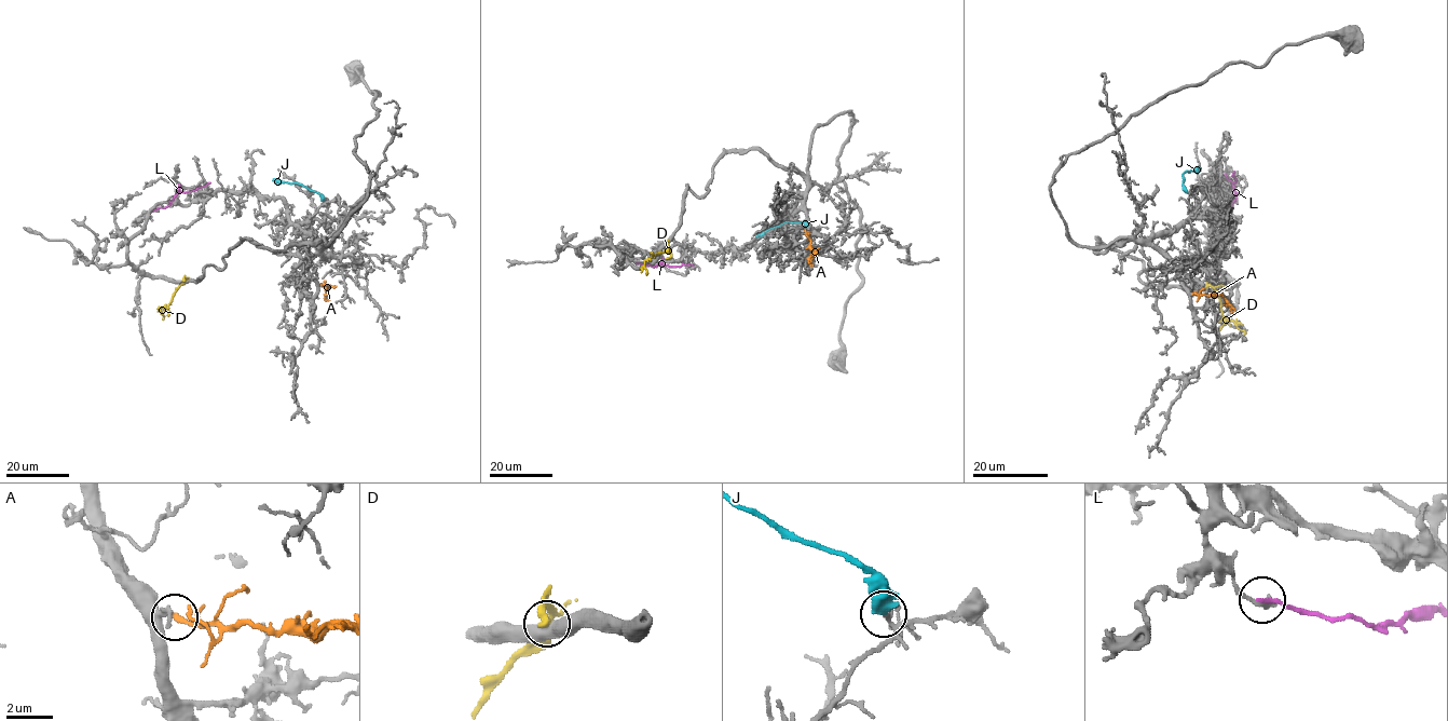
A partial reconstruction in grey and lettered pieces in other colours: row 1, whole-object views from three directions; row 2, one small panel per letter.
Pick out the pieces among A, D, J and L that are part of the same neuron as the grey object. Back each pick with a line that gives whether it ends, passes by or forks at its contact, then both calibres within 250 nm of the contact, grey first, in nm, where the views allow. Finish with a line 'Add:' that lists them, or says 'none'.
A: it ends; calibres 280 and 240 nm
Add: A

